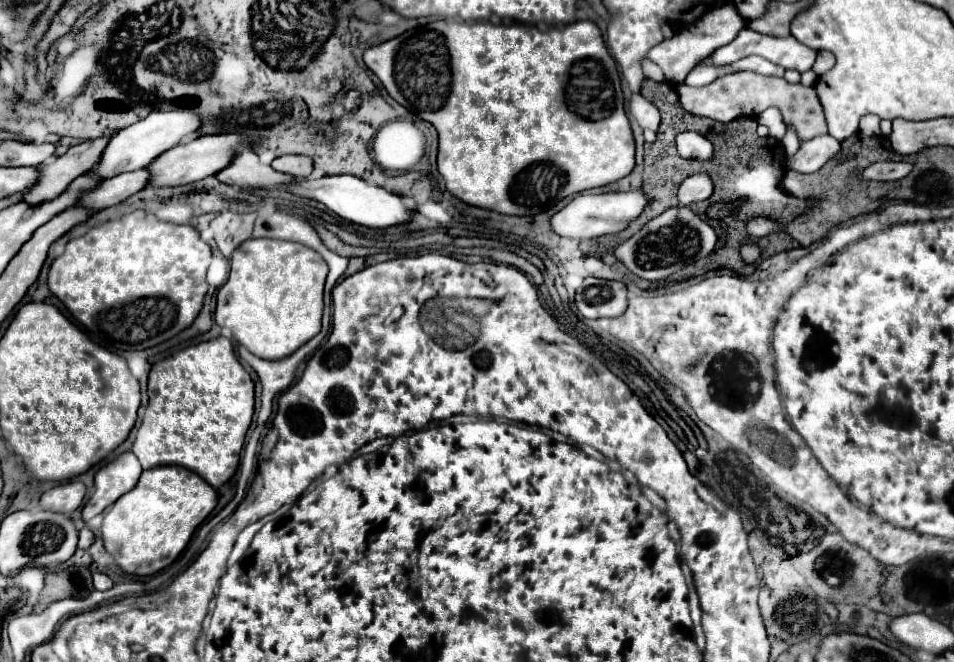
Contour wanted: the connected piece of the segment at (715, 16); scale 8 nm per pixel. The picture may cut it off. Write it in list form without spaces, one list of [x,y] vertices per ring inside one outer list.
[[[731,3],[719,5],[719,7],[713,7],[711,11],[707,11],[697,23],[693,23],[689,27],[683,27],[681,33],[677,33],[675,37],[665,39],[659,45],[655,45],[653,49],[649,49],[647,57],[663,69],[663,73],[667,75],[669,81],[683,83],[687,73],[697,63],[701,63],[705,57],[709,57],[717,47],[723,47],[725,43],[731,43],[743,27],[745,27],[745,19],[741,19],[735,5],[731,5]]]

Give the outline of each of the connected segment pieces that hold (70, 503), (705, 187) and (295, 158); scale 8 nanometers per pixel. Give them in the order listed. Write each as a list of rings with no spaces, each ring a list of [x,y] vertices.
[[[75,479],[75,481],[63,483],[45,491],[41,495],[39,505],[41,509],[47,509],[47,511],[71,515],[83,503],[83,497],[85,497],[85,485],[79,479]]]
[[[705,171],[695,173],[687,181],[681,183],[679,203],[689,205],[689,203],[695,203],[695,201],[703,201],[703,199],[709,199],[711,193],[713,193],[713,183],[711,183],[709,173],[705,173]]]
[[[283,155],[283,157],[277,157],[271,167],[275,171],[281,171],[281,173],[289,173],[289,171],[307,171],[307,173],[291,173],[291,175],[309,175],[313,171],[313,161],[309,157],[303,157],[303,155]]]

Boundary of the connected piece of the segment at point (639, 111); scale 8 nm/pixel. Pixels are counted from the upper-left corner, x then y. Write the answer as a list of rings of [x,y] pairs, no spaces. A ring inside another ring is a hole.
[[[633,95],[631,103],[629,103],[629,109],[643,129],[651,129],[651,131],[659,129],[661,114],[657,107],[653,103],[649,103],[645,97]]]

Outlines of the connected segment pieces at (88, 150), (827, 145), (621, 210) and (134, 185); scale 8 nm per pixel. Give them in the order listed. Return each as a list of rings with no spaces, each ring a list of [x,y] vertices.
[[[99,137],[93,141],[79,143],[71,147],[65,155],[57,157],[51,165],[45,165],[41,171],[41,183],[35,183],[35,187],[25,195],[25,201],[43,203],[57,197],[75,177],[89,173],[97,167],[109,141],[111,137]]]
[[[821,135],[809,141],[803,141],[799,151],[787,159],[787,167],[799,173],[815,173],[819,171],[829,159],[839,153],[841,145],[831,135]]]
[[[627,191],[627,193],[601,193],[601,195],[591,195],[591,193],[581,193],[577,195],[571,203],[567,203],[561,211],[557,211],[551,217],[551,229],[559,237],[569,237],[569,239],[595,239],[601,235],[615,235],[621,233],[633,219],[637,219],[645,207],[647,199],[643,191]]]
[[[139,169],[131,173],[121,173],[113,179],[105,179],[95,191],[89,191],[87,195],[81,195],[81,205],[89,207],[91,211],[101,211],[105,207],[117,205],[125,201],[127,197],[139,193],[145,189],[151,181],[149,169]]]

